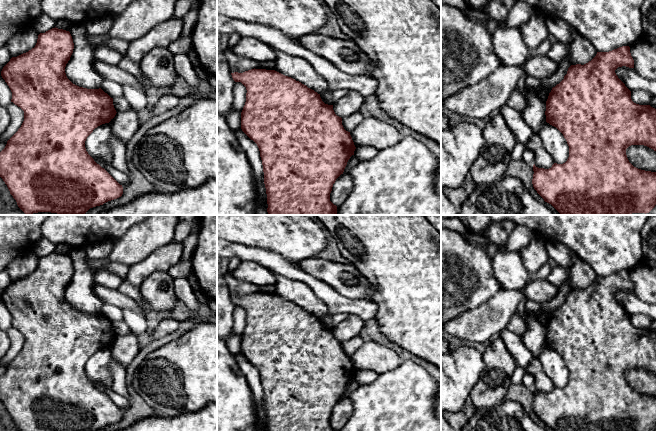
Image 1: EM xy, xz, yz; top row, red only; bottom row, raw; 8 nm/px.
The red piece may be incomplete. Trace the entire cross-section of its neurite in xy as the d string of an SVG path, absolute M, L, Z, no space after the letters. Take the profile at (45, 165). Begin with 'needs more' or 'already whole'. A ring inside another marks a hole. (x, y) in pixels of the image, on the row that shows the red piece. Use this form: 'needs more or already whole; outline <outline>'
already whole; outline M55 27L40 33L34 48L12 57L1 71L2 78L12 92L11 102L24 111L24 121L0 152L0 177L25 214L51 212L84 215L90 208L103 205L123 194L122 185L97 164L85 148L85 141L93 130L109 123L115 117L117 112L113 98L101 88L79 87L67 78L65 67L73 49L74 43L70 32Z

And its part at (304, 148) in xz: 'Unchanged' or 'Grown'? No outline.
Unchanged

